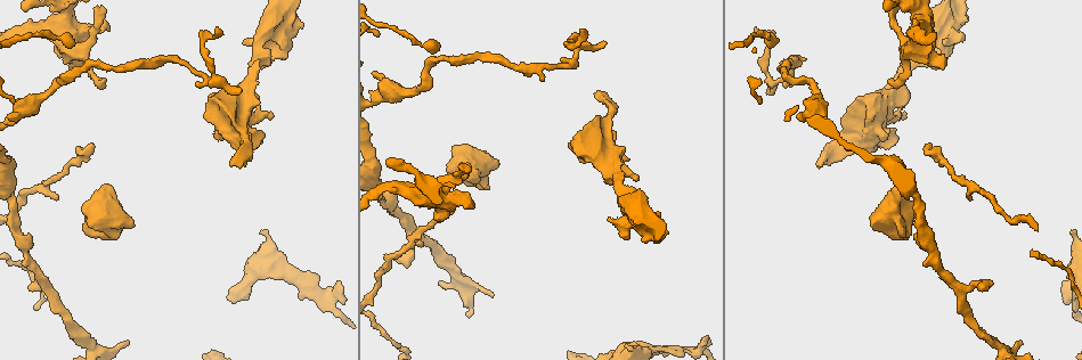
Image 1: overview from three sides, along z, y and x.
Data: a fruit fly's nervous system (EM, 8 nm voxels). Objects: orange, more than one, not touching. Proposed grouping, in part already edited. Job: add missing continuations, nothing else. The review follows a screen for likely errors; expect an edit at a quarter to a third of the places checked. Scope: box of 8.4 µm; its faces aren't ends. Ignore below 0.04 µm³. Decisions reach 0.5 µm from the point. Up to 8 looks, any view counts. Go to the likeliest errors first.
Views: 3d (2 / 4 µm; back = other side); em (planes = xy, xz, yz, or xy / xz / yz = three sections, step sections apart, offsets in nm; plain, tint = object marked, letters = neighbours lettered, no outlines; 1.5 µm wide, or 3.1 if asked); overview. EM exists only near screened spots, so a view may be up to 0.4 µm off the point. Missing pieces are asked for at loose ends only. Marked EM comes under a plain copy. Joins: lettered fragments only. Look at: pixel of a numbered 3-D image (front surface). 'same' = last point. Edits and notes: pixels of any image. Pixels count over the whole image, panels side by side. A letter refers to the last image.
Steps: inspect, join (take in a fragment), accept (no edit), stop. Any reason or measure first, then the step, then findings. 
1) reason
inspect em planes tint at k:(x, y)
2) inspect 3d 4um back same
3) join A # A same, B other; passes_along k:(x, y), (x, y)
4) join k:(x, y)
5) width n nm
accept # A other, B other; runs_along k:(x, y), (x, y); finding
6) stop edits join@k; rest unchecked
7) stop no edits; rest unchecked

an open end
inspect em yz step 8 letters at 1:(262, 142)

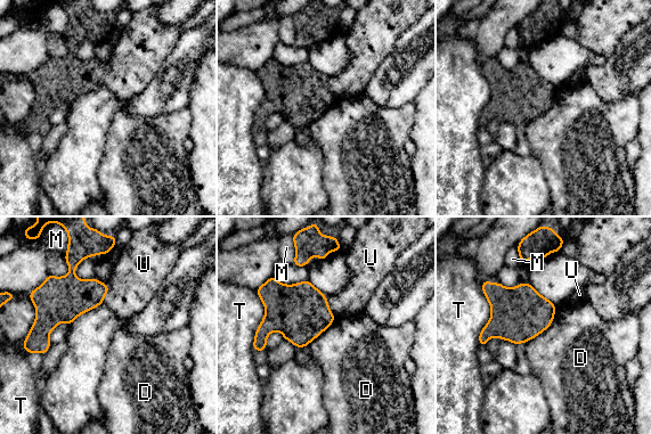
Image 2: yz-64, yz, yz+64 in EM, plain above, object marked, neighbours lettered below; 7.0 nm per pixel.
accept # D other, M other, T other, U other; border 2:(502, 340), (509, 340), (515, 345); no lettered fragment goes on from it

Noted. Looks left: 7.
branch stops here
inspect em planes letters at 1:(596, 97)

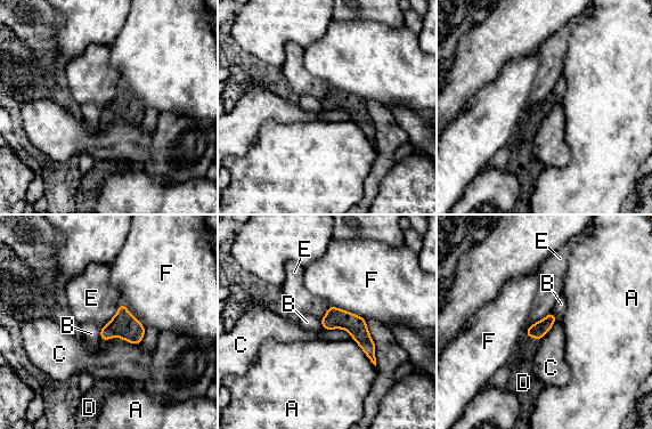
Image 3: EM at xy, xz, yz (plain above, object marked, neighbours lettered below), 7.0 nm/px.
join 3:(104, 343) # A other, B other, C other, D same, E other, F other; passes_along 3:(124, 325), (108, 339), (104, 343); the cell continues

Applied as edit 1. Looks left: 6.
an open end
inspect em planes letters at 1:(435, 218)

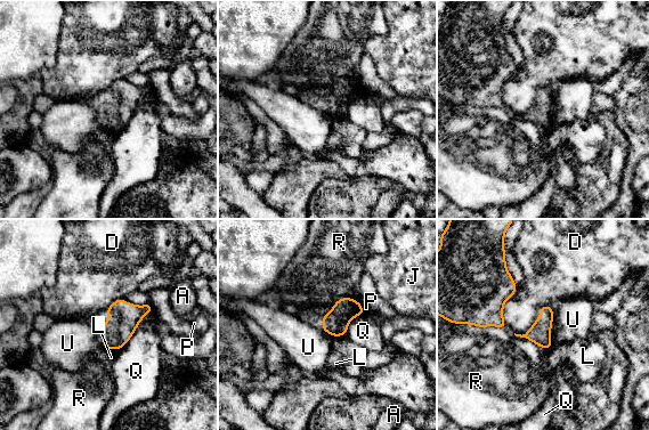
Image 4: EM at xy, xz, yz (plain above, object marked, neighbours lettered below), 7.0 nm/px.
width 160 nm
accept # A other, D other, J other, L other, P other, Q other, R other, U other; no lettered fragment goes on from it

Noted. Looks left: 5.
stop edits join@3; rest unchecked

